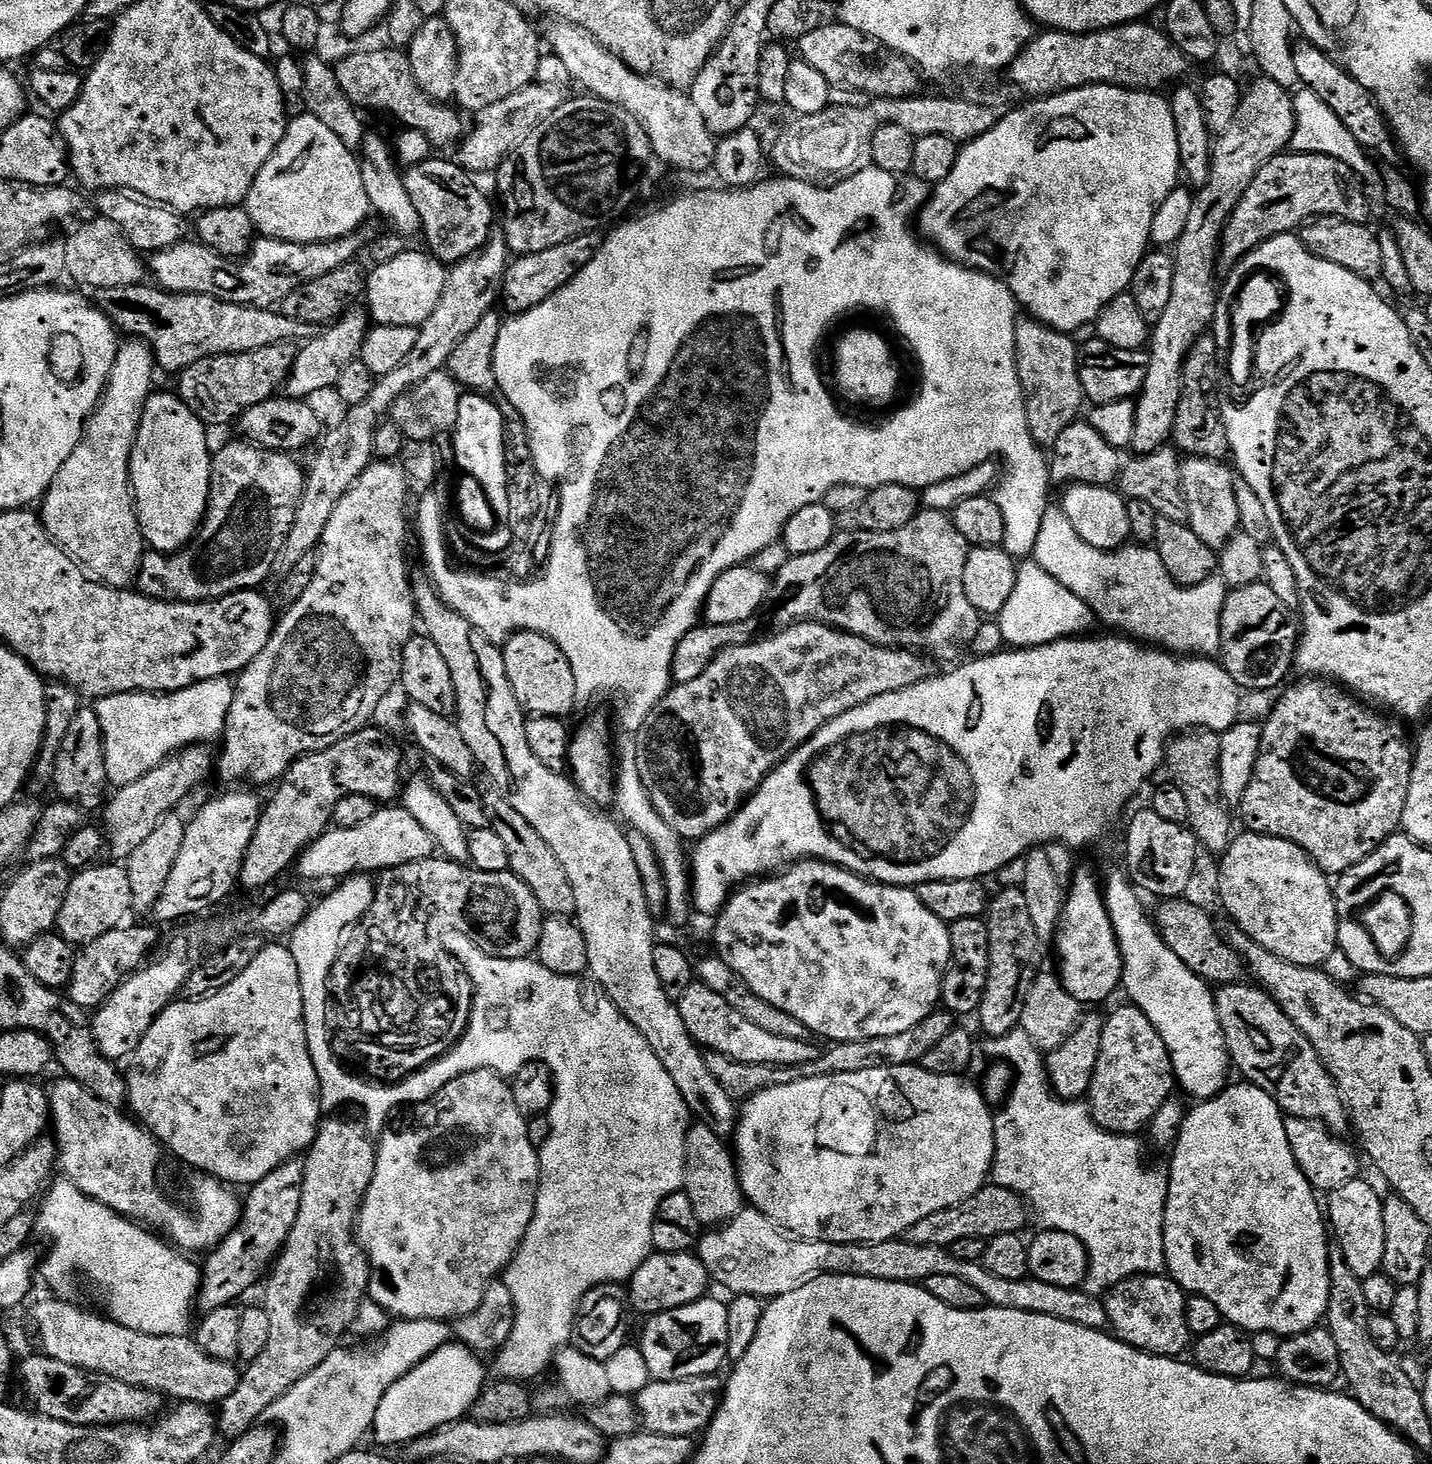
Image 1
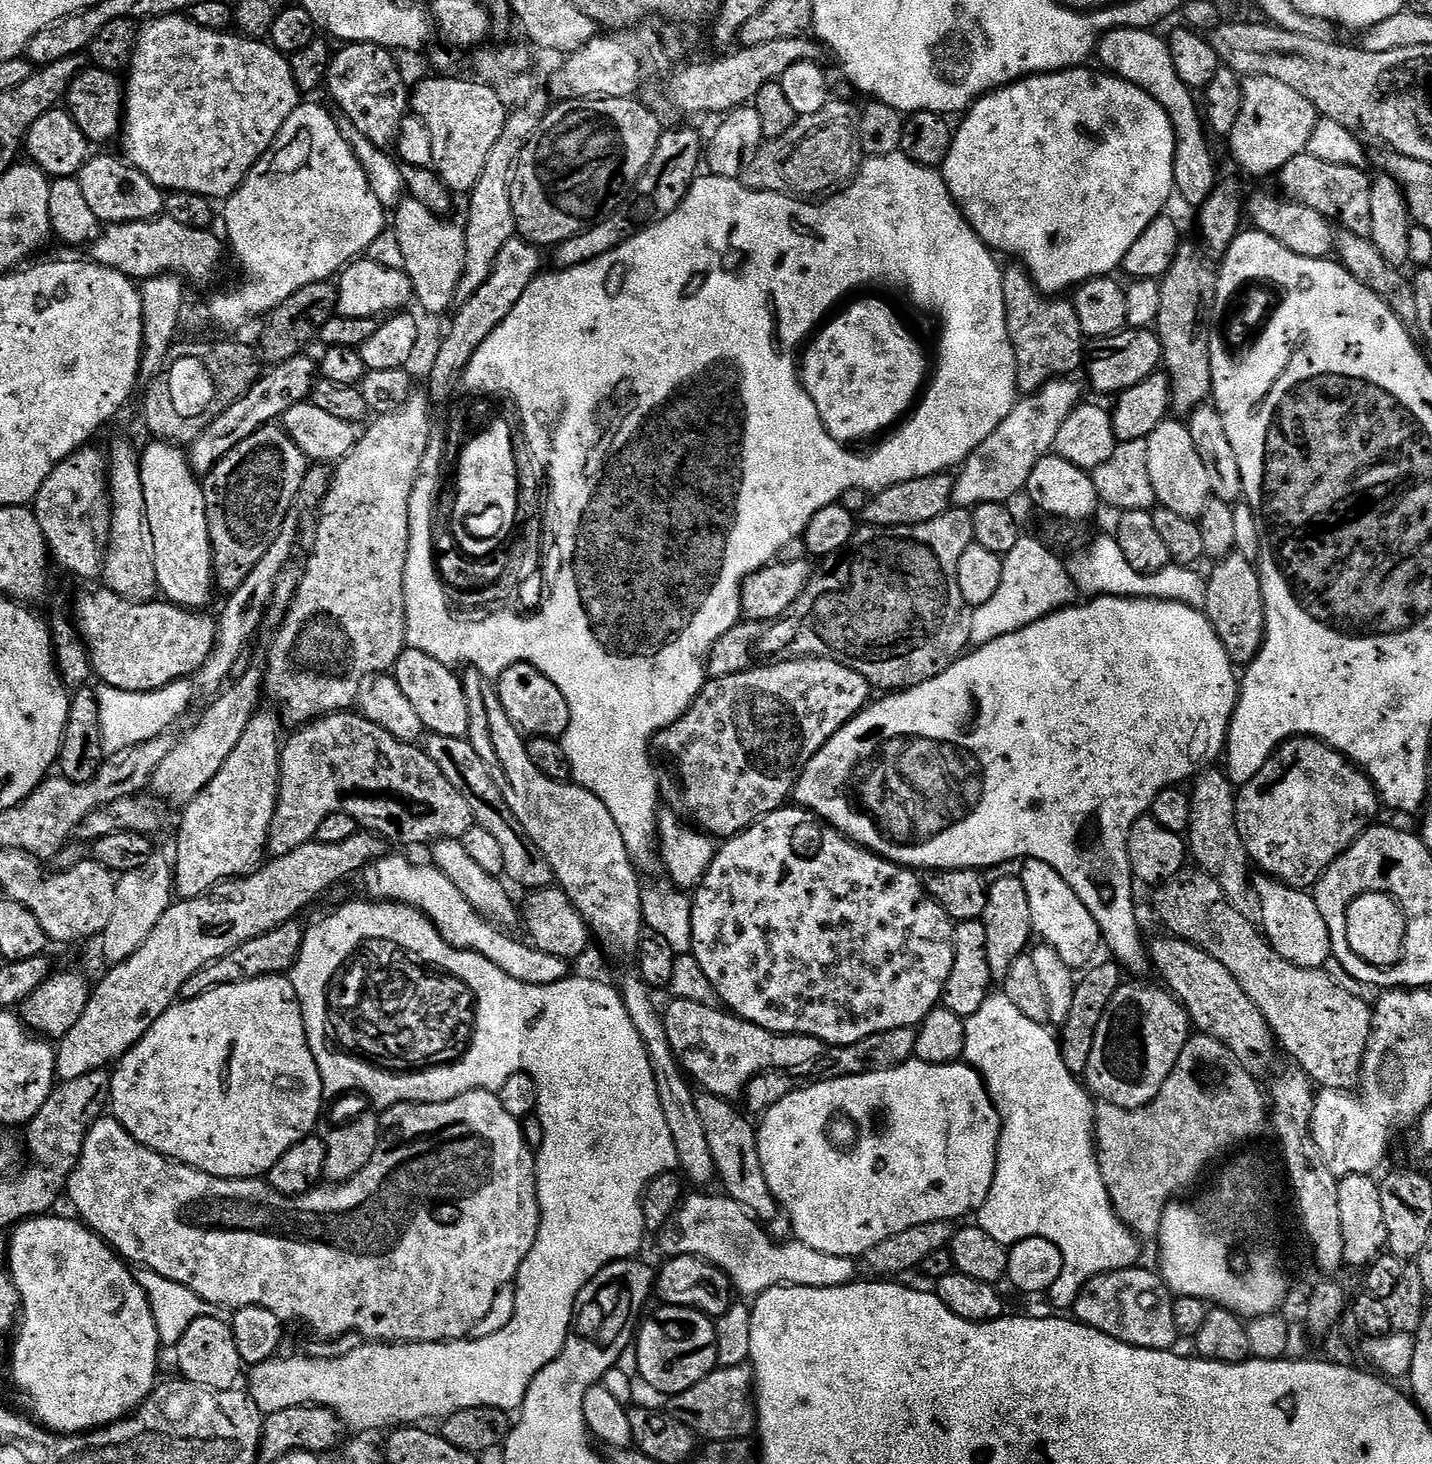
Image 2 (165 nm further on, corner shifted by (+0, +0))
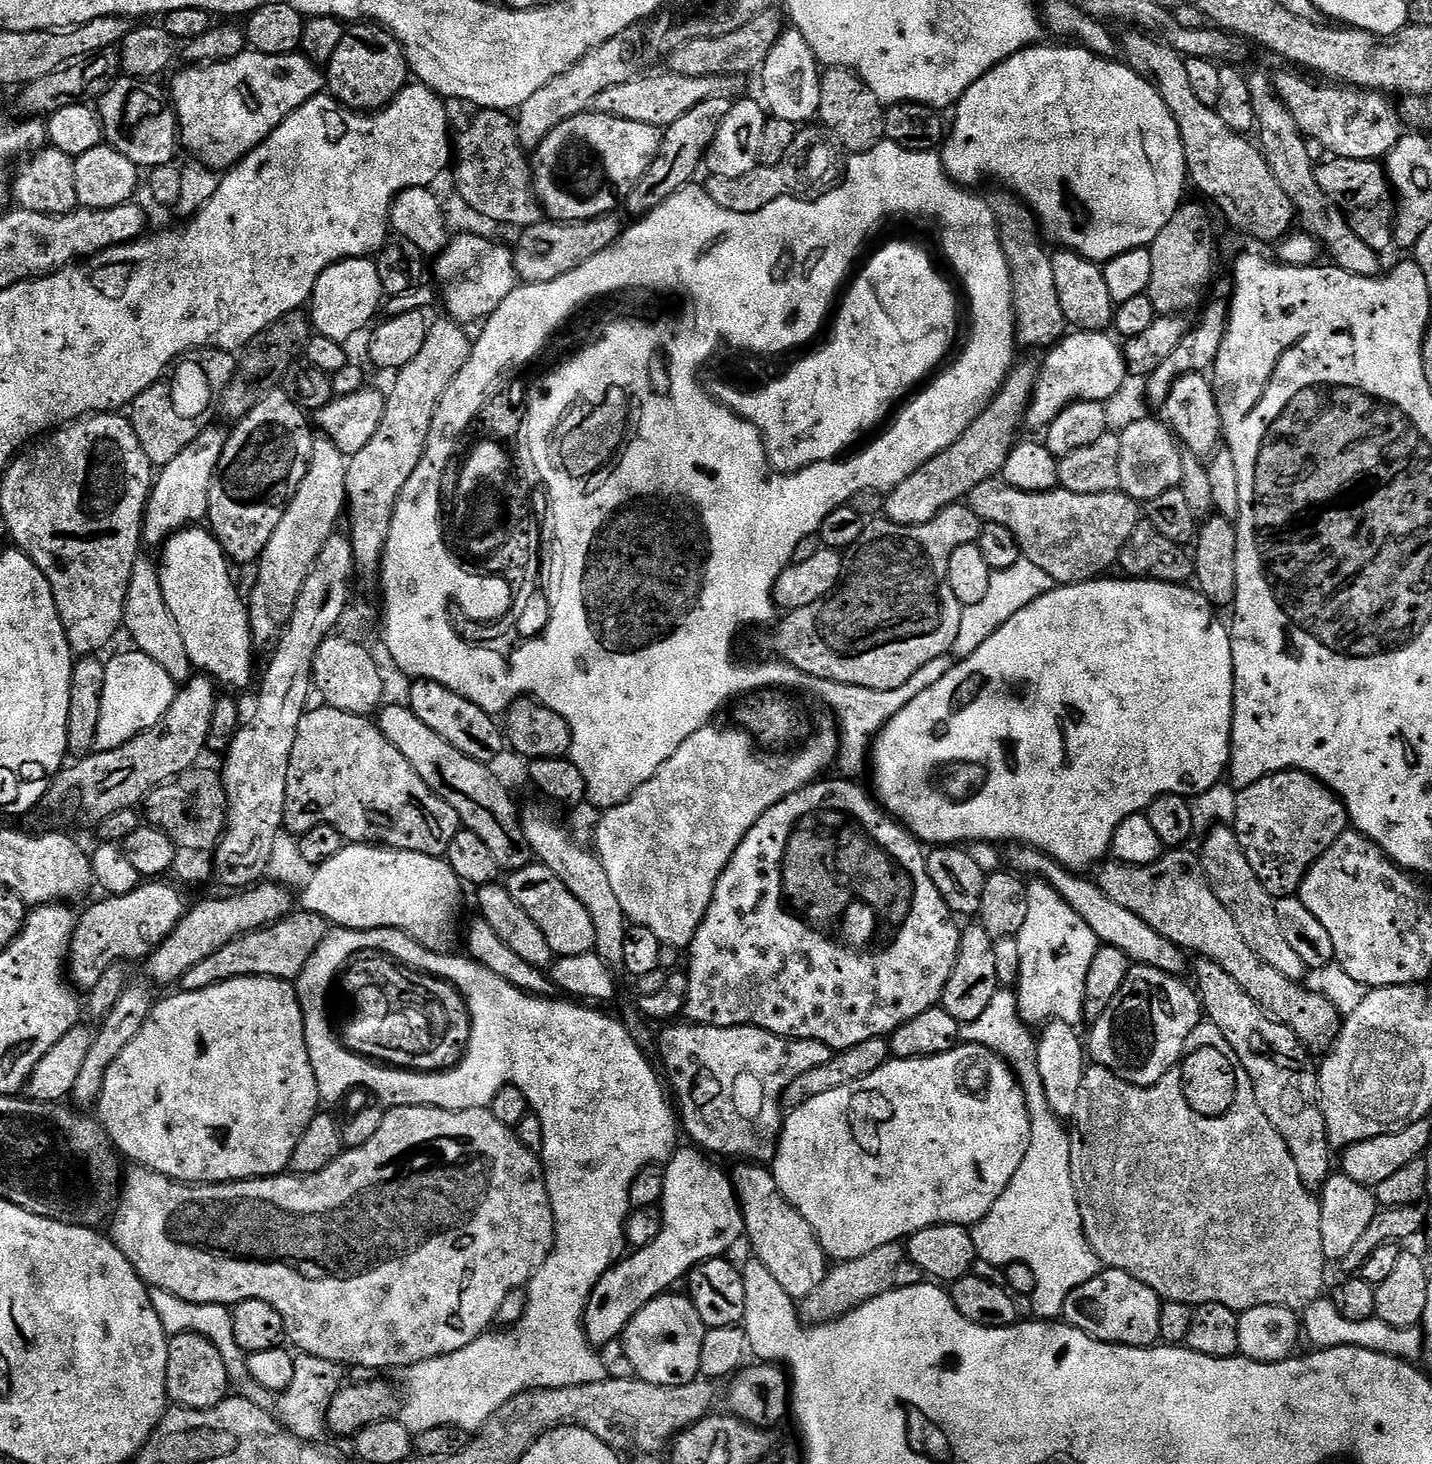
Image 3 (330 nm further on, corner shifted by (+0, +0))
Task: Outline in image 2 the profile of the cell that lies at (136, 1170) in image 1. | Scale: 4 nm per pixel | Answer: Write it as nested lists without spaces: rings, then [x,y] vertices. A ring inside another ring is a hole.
[[[492,1090],[467,1092],[450,1102],[437,1104],[395,1104],[393,1108],[383,1109],[380,1127],[382,1135],[374,1150],[374,1158],[370,1158],[367,1166],[354,1174],[354,1178],[335,1187],[317,1186],[303,1194],[285,1194],[273,1190],[260,1178],[227,1180],[179,1164],[177,1160],[167,1160],[162,1154],[139,1144],[115,1116],[105,1114],[93,1122],[86,1134],[78,1166],[73,1168],[68,1178],[66,1196],[76,1207],[75,1215],[97,1236],[101,1236],[121,1260],[154,1274],[162,1274],[162,1278],[194,1290],[194,1294],[201,1296],[209,1306],[216,1307],[217,1304],[227,1310],[262,1306],[278,1314],[282,1321],[301,1320],[320,1338],[344,1336],[347,1332],[361,1332],[362,1337],[372,1342],[442,1343],[468,1338],[471,1328],[489,1313],[498,1290],[515,1281],[526,1254],[530,1254],[538,1238],[540,1203],[534,1150],[526,1142],[521,1121],[506,1114],[499,1095]]]

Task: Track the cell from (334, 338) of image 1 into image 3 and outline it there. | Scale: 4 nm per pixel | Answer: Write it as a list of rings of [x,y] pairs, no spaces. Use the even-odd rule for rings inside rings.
[[[209,426],[174,458],[165,468],[159,469],[148,496],[148,504],[144,507],[144,531],[142,540],[145,545],[159,547],[173,533],[185,527],[196,526],[207,517],[210,502],[210,486],[216,477],[218,462],[222,458],[222,450],[228,441],[225,429]]]

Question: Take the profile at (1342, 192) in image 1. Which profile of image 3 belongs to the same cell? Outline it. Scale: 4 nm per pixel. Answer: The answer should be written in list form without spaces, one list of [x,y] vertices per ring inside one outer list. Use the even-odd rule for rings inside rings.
[[[1328,158],[1316,169],[1318,186],[1326,190],[1333,202],[1342,210],[1346,222],[1370,246],[1370,250],[1384,254],[1394,244],[1396,235],[1396,202],[1392,183],[1388,180],[1385,165],[1380,160],[1341,160]]]

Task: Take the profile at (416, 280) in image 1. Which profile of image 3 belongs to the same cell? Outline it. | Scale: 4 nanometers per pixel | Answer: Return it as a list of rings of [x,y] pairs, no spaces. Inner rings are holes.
[[[371,259],[340,260],[337,264],[328,267],[314,286],[310,301],[310,309],[312,308],[310,323],[319,335],[348,342],[355,332],[362,331],[364,327],[367,329],[377,319],[384,299],[384,287],[378,278],[375,263]]]

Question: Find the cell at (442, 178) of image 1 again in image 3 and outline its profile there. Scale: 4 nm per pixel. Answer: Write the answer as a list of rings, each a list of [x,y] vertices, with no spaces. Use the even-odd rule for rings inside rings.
[[[356,22],[347,29],[334,58],[326,65],[326,88],[330,95],[357,114],[385,108],[410,83],[404,48],[387,28],[375,22]]]

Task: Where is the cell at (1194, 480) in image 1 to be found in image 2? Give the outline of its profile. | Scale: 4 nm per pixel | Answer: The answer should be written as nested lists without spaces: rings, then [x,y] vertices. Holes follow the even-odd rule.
[[[1176,418],[1166,419],[1160,423],[1158,430],[1148,435],[1147,441],[1146,466],[1150,470],[1150,486],[1154,486],[1157,505],[1196,520],[1202,510],[1206,510],[1213,494],[1206,466],[1202,466],[1202,458],[1198,458],[1198,450],[1194,450],[1194,440],[1190,438],[1187,423]]]

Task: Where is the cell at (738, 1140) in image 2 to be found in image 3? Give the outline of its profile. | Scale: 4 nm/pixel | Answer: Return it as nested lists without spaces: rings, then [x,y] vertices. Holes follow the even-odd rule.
[[[740,1162],[737,1165],[736,1169],[731,1169],[730,1177],[743,1207],[746,1240],[752,1243],[752,1248],[756,1251],[753,1252],[755,1259],[760,1260],[762,1266],[770,1270],[770,1274],[774,1274],[778,1286],[782,1286],[786,1294],[790,1294],[793,1300],[802,1302],[815,1288],[822,1286],[830,1267],[829,1258],[822,1250],[810,1222],[806,1222],[806,1218],[802,1218],[802,1214],[798,1214],[798,1210],[780,1195],[778,1182],[773,1178],[771,1171],[767,1167],[751,1162]]]

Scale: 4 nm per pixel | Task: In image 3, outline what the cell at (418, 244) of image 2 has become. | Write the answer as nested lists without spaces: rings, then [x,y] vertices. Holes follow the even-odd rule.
[[[453,235],[435,260],[435,283],[442,289],[442,304],[444,300],[444,308],[448,311],[445,313],[457,324],[471,326],[475,320],[487,321],[518,287],[512,248],[504,244],[491,244],[484,236]]]

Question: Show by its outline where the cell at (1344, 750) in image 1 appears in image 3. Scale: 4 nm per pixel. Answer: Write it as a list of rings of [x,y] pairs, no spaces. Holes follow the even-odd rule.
[[[1275,772],[1262,777],[1254,786],[1239,789],[1237,798],[1237,814],[1234,821],[1236,837],[1254,870],[1258,874],[1258,882],[1266,886],[1273,898],[1296,896],[1299,893],[1306,874],[1338,842],[1343,832],[1349,831],[1350,821],[1344,801],[1332,791],[1328,785],[1316,779],[1308,772]]]

